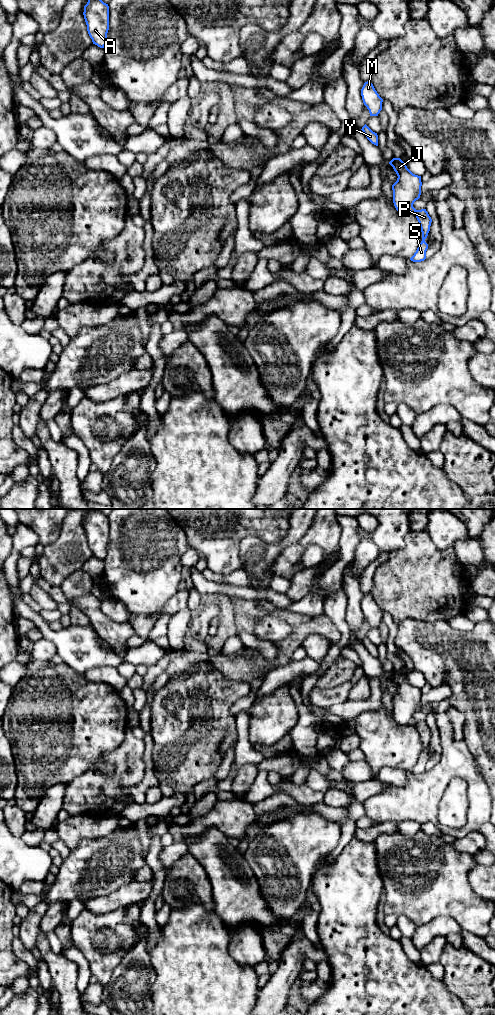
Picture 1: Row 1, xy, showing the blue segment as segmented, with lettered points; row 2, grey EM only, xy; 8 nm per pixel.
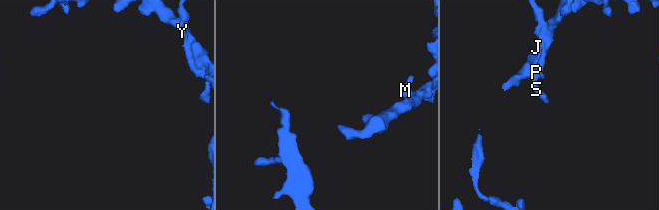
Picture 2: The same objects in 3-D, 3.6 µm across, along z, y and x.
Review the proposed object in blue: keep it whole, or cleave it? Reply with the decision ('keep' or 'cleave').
cleave

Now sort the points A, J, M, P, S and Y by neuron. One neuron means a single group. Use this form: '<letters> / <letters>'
A J P S / M Y

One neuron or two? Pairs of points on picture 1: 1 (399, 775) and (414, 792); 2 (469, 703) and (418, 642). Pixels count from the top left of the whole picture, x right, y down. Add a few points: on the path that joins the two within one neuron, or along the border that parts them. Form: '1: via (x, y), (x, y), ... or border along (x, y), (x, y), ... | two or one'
1: border along (406, 772), (406, 782), (402, 786), (383, 783) | two
2: via (466, 687), (434, 655) | one

